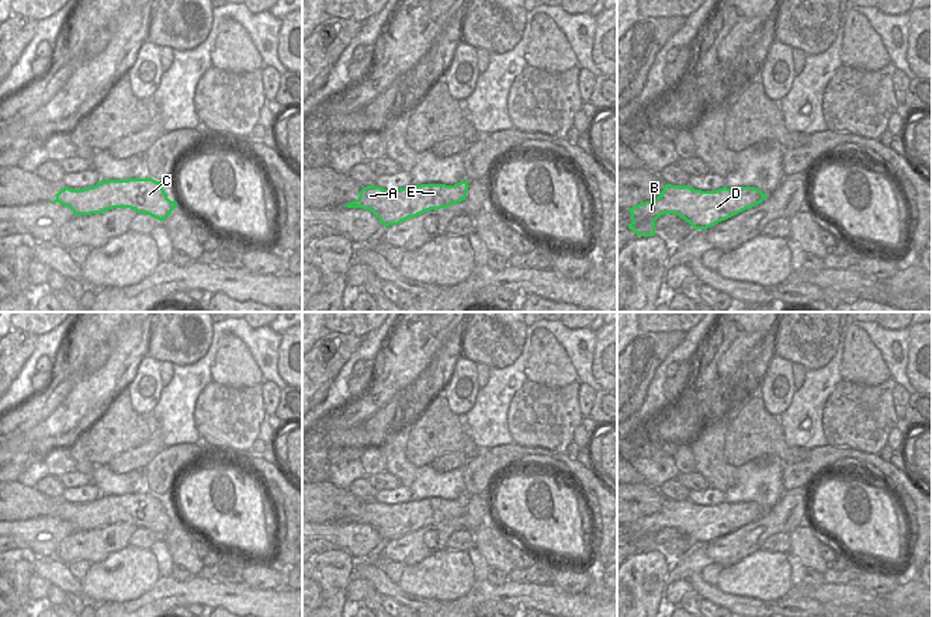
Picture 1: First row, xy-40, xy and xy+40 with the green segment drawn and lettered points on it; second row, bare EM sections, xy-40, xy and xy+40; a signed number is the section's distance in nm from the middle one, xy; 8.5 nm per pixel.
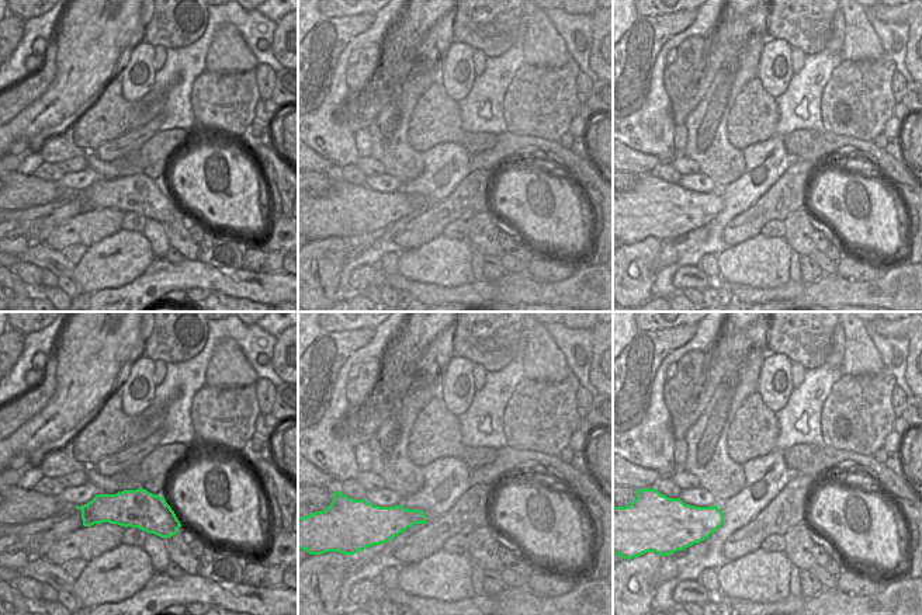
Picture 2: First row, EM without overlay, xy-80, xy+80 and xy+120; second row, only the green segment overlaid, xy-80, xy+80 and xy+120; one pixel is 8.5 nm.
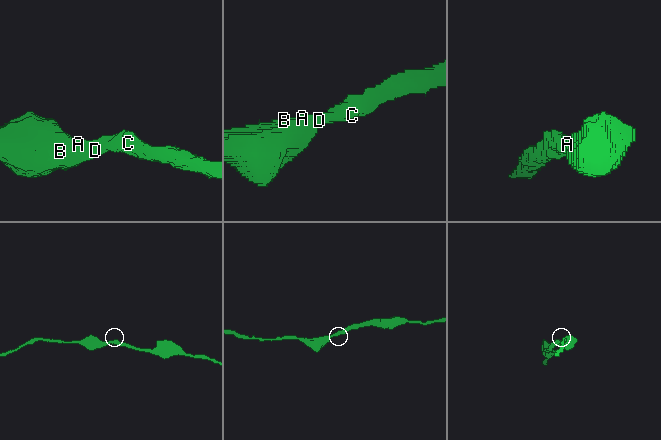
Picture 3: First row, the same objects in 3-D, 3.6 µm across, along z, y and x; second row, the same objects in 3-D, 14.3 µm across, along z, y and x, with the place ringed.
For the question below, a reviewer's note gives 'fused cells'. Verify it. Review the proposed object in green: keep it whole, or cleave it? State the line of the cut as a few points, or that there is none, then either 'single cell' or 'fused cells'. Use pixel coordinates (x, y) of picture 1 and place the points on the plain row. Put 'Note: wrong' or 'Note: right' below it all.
cut none; single cell
Note: wrong

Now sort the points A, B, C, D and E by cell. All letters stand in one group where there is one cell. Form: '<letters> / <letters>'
A B C D E

